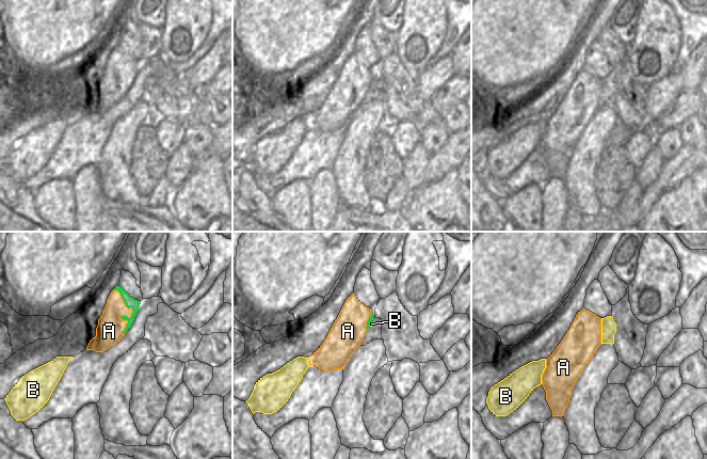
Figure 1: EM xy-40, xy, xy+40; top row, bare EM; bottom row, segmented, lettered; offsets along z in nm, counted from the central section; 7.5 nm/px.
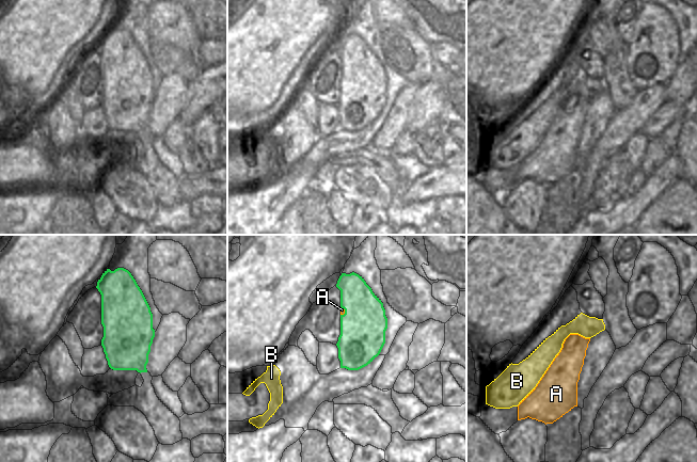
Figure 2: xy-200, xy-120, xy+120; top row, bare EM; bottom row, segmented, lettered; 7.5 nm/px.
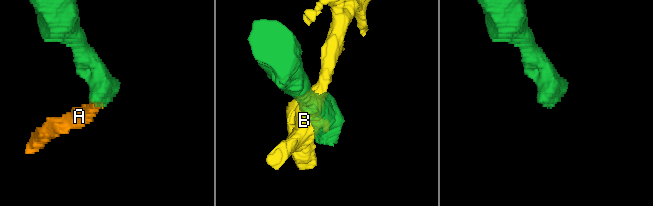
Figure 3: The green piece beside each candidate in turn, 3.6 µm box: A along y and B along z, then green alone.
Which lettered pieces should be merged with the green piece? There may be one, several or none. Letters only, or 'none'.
none

